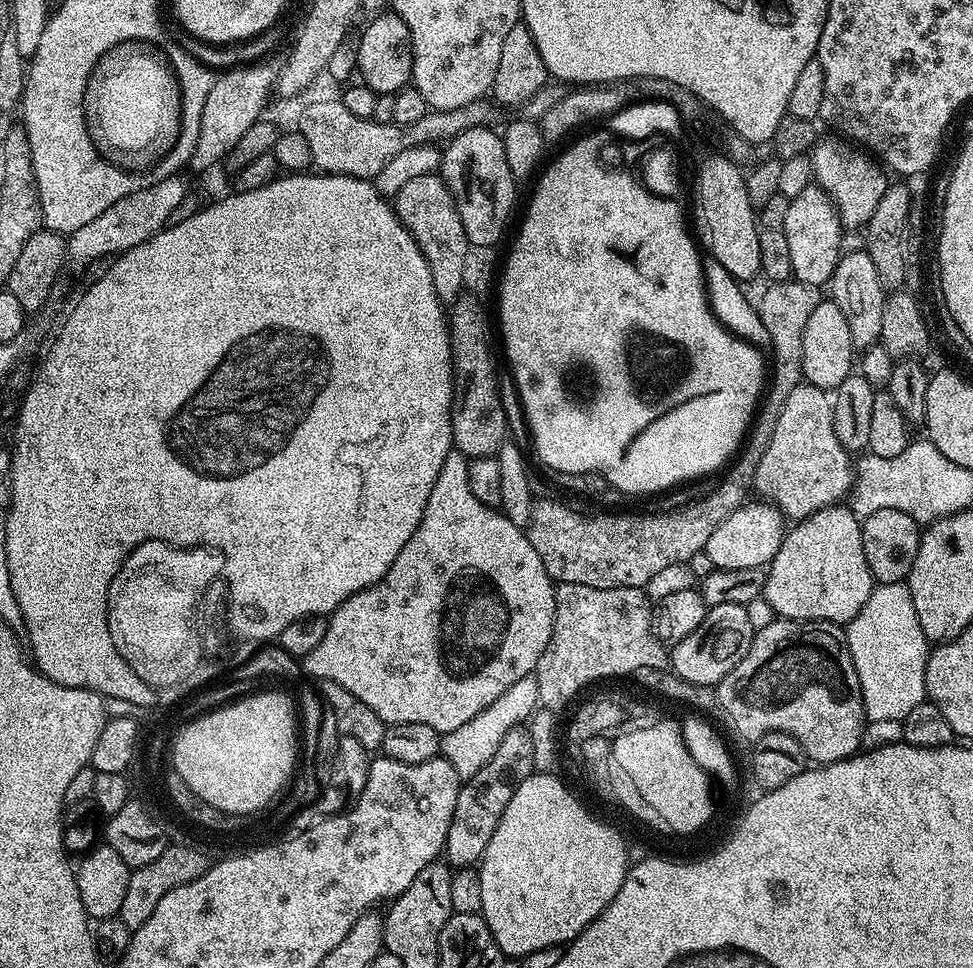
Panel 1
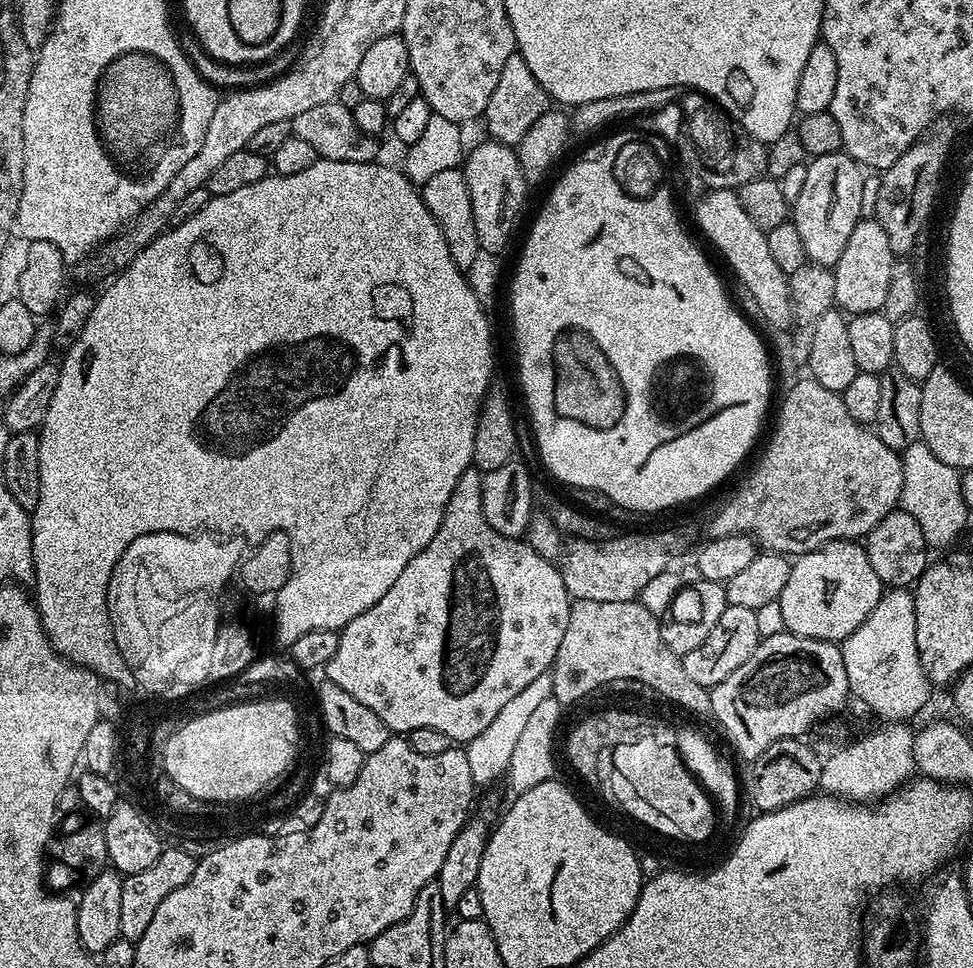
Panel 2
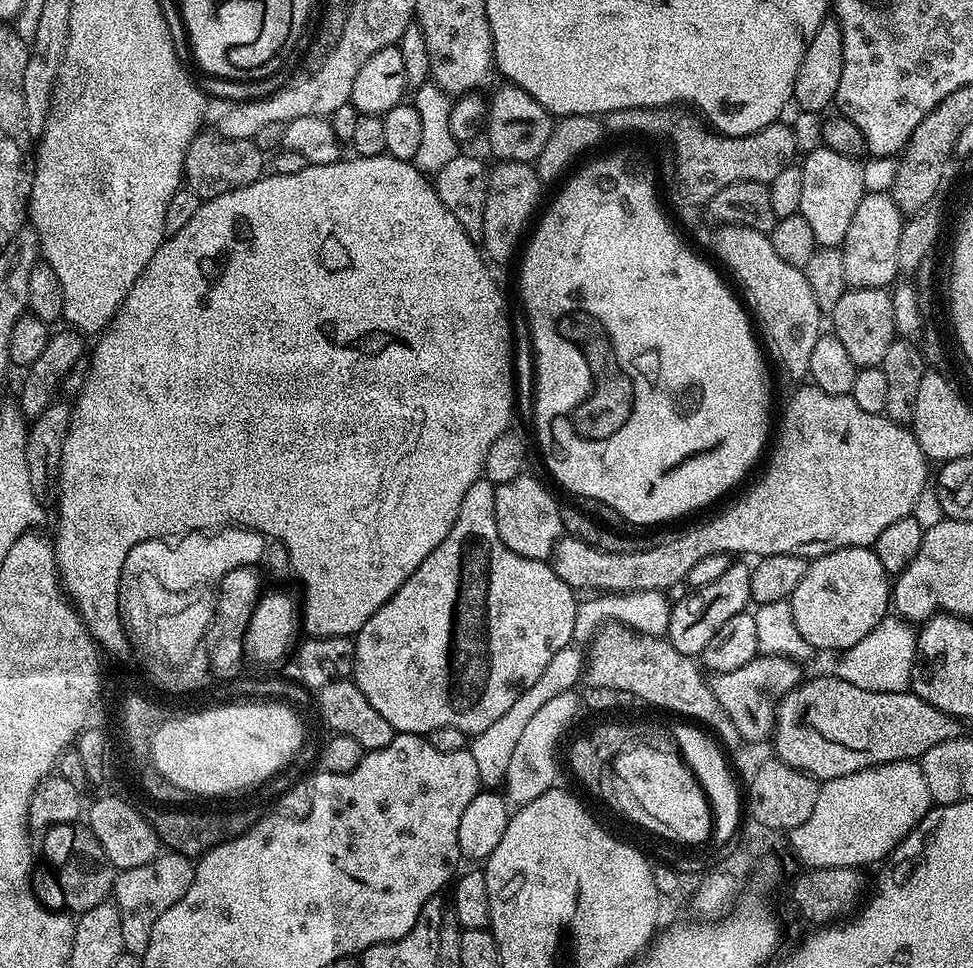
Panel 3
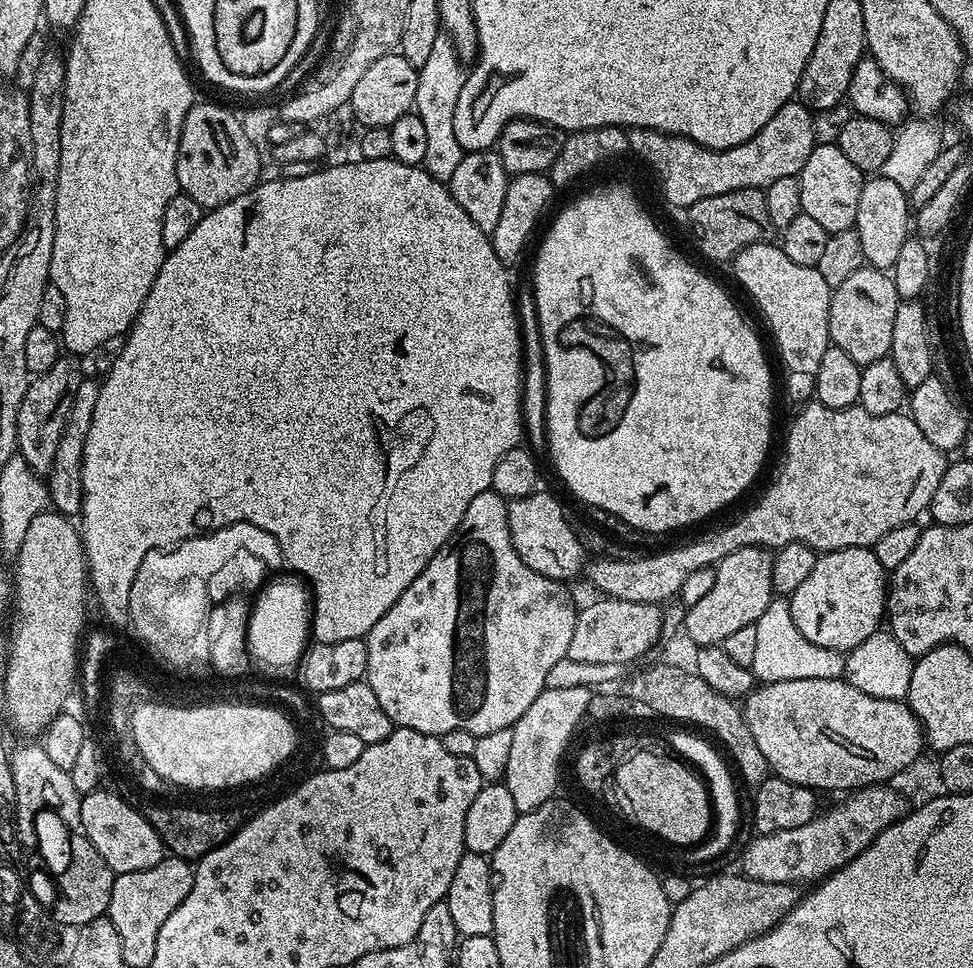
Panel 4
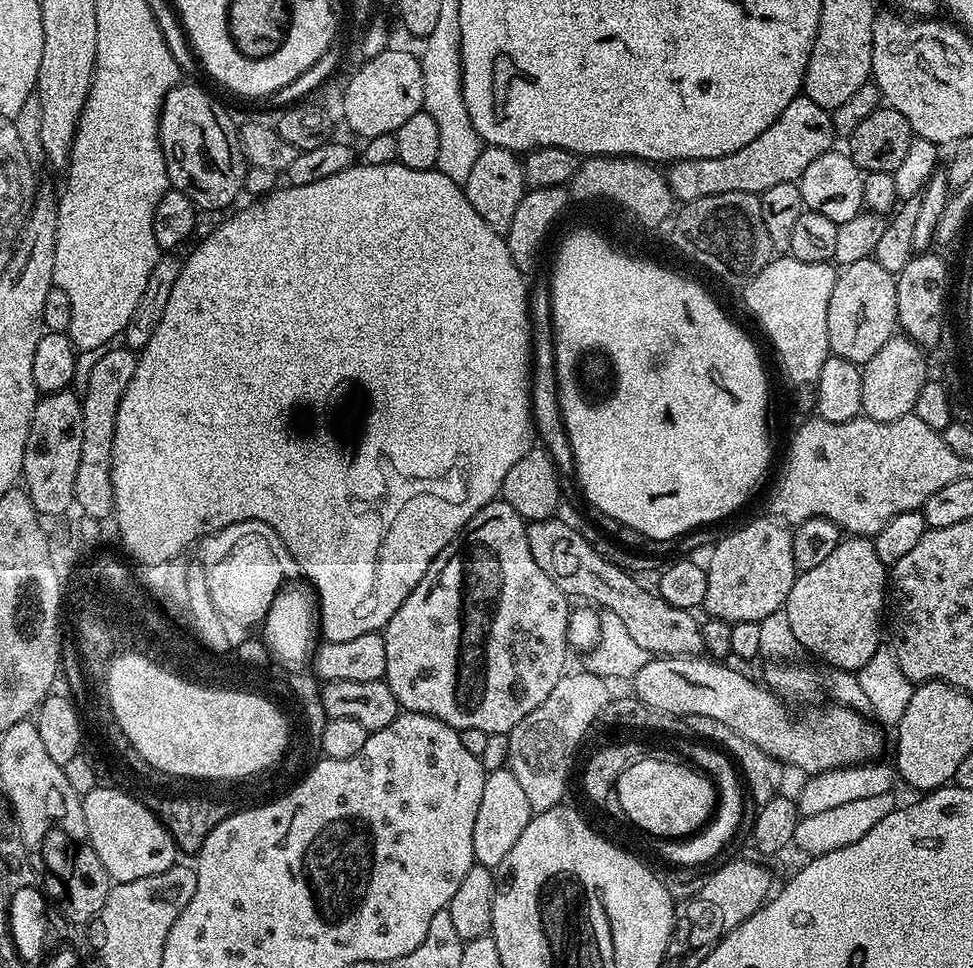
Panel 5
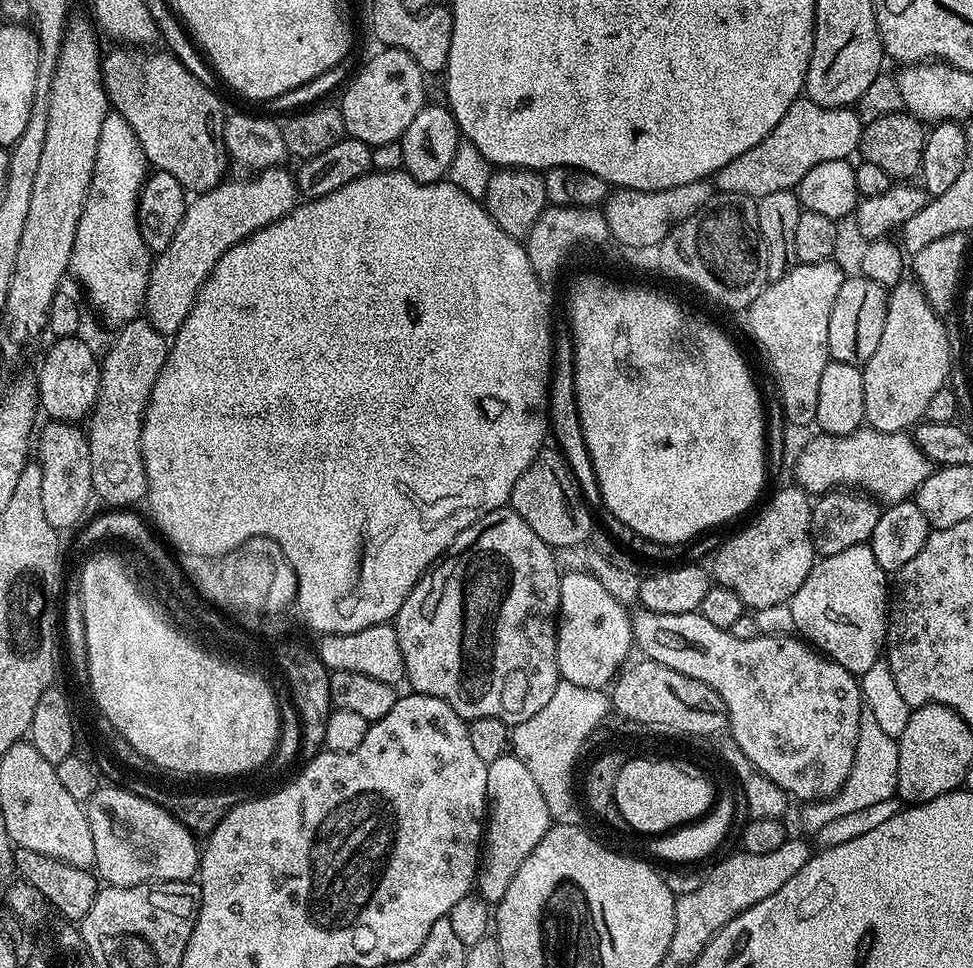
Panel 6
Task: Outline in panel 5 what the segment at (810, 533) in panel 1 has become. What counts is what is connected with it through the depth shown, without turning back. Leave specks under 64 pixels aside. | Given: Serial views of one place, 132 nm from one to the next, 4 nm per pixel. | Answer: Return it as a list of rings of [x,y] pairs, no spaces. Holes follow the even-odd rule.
[[[852,536],[841,539],[838,546],[814,570],[800,572],[784,603],[783,612],[790,618],[790,630],[798,638],[805,653],[813,652],[820,660],[828,663],[829,669],[840,668],[843,672],[860,671],[870,658],[882,647],[880,640],[880,619],[886,616],[886,589],[890,584],[889,569],[878,558],[878,550],[871,539]]]

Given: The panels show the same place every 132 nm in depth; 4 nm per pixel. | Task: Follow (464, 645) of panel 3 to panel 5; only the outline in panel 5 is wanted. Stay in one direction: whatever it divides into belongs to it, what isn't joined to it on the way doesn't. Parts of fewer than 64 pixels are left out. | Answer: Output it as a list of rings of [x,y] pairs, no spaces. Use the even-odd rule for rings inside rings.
[[[502,498],[491,500],[430,562],[422,582],[398,606],[382,630],[386,642],[384,683],[394,690],[401,709],[438,718],[457,730],[469,728],[489,734],[511,732],[530,710],[546,702],[550,690],[566,671],[568,660],[569,597],[534,562],[528,524]]]

